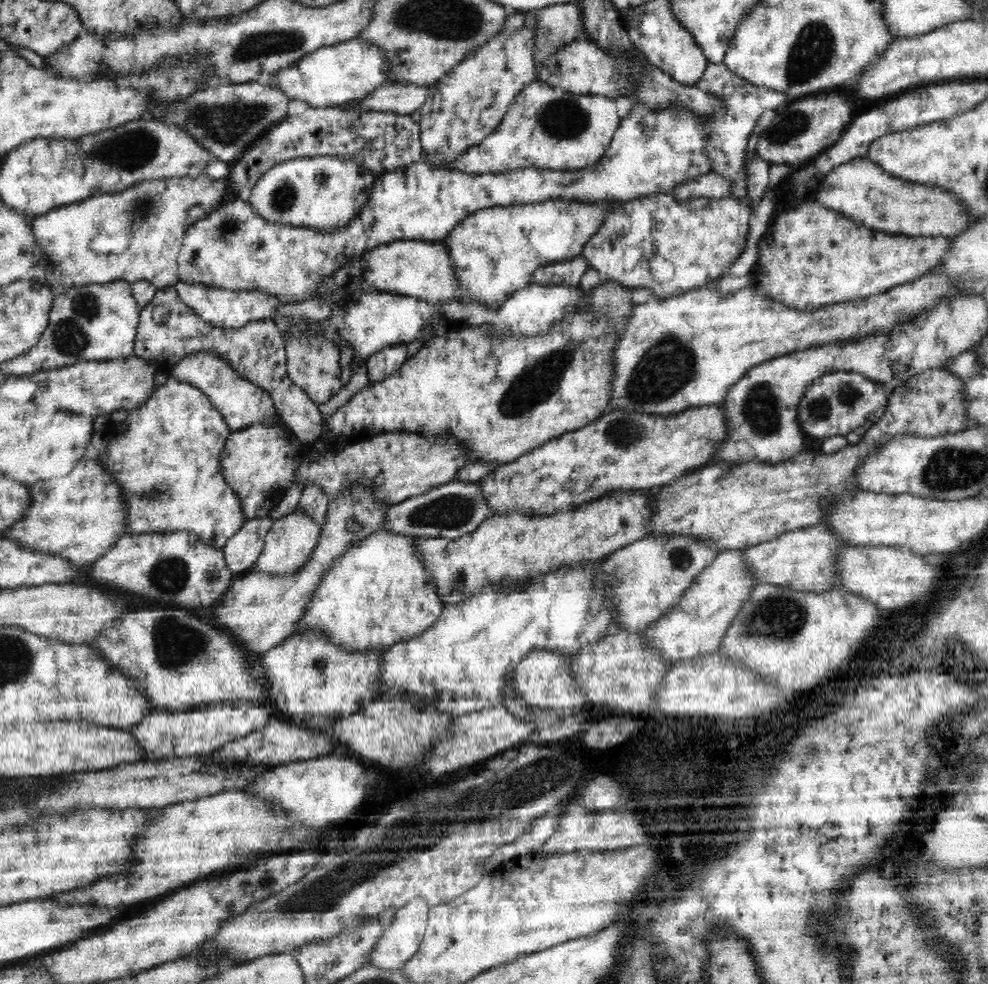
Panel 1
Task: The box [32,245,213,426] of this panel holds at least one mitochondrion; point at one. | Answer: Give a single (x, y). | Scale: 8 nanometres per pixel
(71, 338)

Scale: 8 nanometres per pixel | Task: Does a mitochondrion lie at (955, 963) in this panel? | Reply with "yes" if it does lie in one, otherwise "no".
no

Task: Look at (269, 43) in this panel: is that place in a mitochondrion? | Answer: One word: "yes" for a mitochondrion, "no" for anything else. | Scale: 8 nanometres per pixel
yes

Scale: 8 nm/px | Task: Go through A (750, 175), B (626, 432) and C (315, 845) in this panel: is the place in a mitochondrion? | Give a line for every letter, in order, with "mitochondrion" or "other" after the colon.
A: other
B: mitochondrion
C: other

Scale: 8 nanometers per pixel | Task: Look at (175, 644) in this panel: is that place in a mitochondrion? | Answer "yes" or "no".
yes

